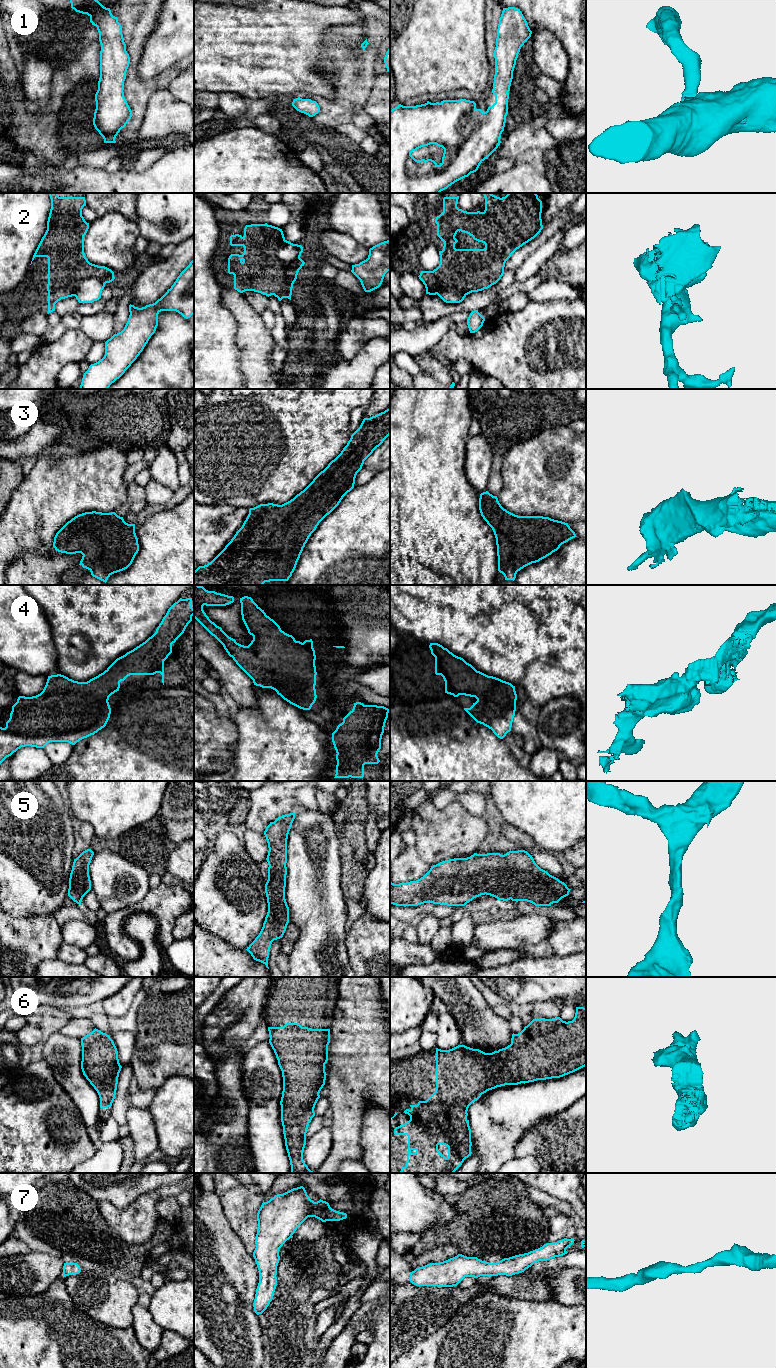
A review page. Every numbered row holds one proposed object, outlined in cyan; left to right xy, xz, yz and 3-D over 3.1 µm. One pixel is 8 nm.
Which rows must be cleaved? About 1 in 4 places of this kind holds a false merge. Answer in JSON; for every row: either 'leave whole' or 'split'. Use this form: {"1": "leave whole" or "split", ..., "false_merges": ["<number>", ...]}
{"1": "leave whole", "2": "split", "3": "leave whole", "4": "leave whole", "5": "leave whole", "6": "leave whole", "7": "leave whole", "false_merges": ["2"]}

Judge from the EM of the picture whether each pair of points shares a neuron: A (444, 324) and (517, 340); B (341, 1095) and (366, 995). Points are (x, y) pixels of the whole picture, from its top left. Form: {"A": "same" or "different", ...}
{"A": "different", "B": "same"}

